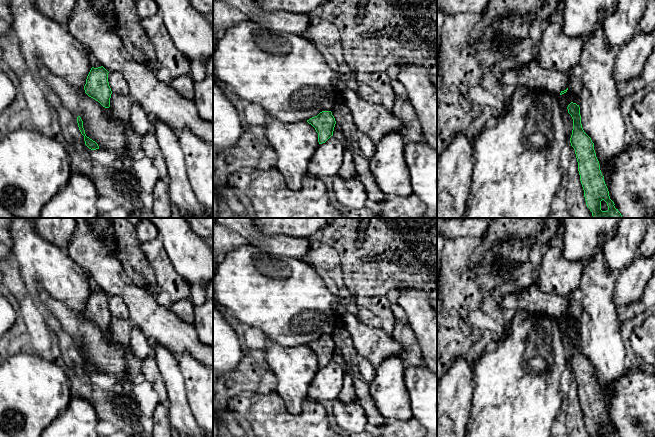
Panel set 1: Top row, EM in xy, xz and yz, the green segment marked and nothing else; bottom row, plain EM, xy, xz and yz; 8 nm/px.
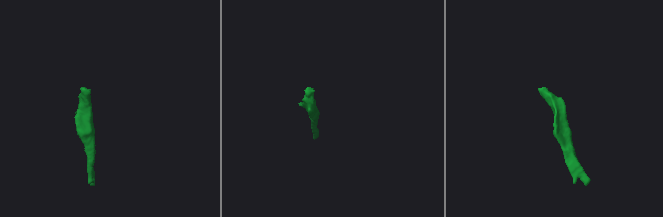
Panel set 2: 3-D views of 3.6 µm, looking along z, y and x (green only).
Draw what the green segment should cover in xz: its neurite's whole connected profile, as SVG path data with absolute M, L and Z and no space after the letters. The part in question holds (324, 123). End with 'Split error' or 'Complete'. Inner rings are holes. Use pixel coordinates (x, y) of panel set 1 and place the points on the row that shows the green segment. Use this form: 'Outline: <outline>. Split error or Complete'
Outline: M322 111L317 116L307 120L307 122L311 124L318 133L319 144L325 143L333 136L336 121L331 111Z. Complete

